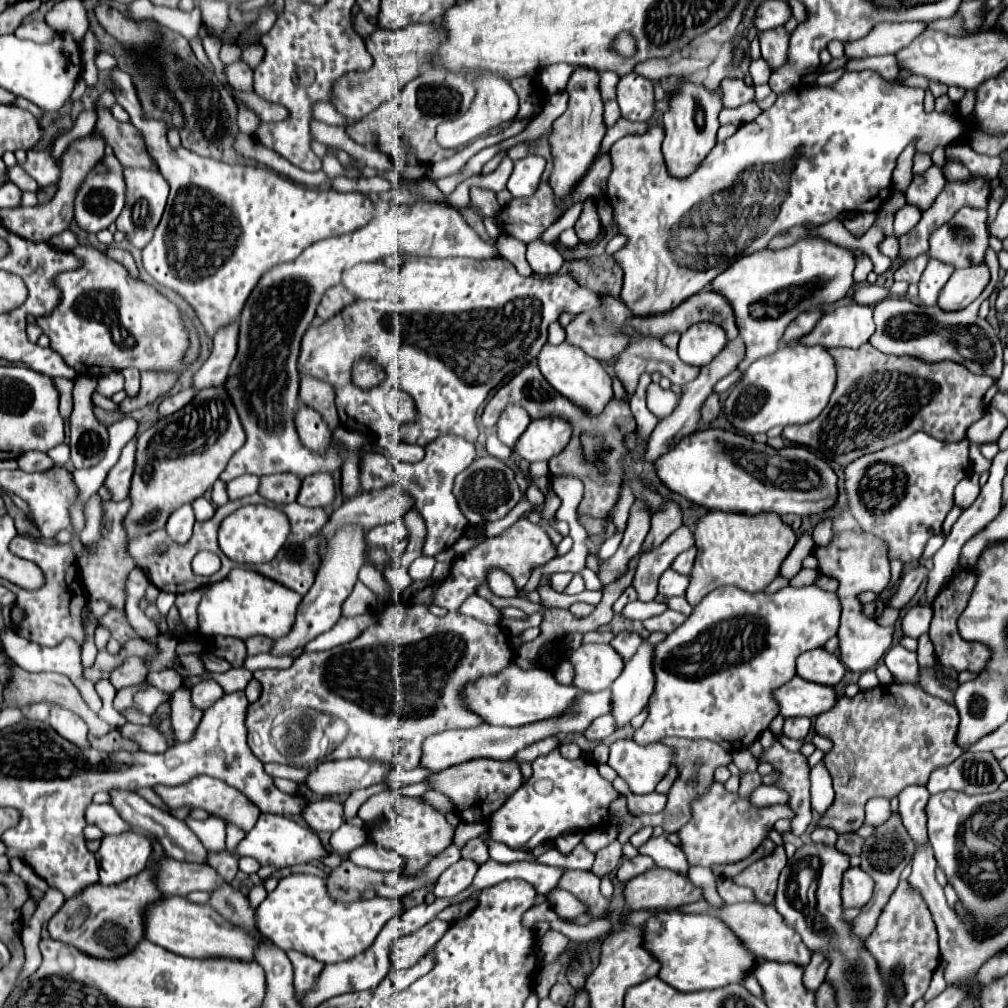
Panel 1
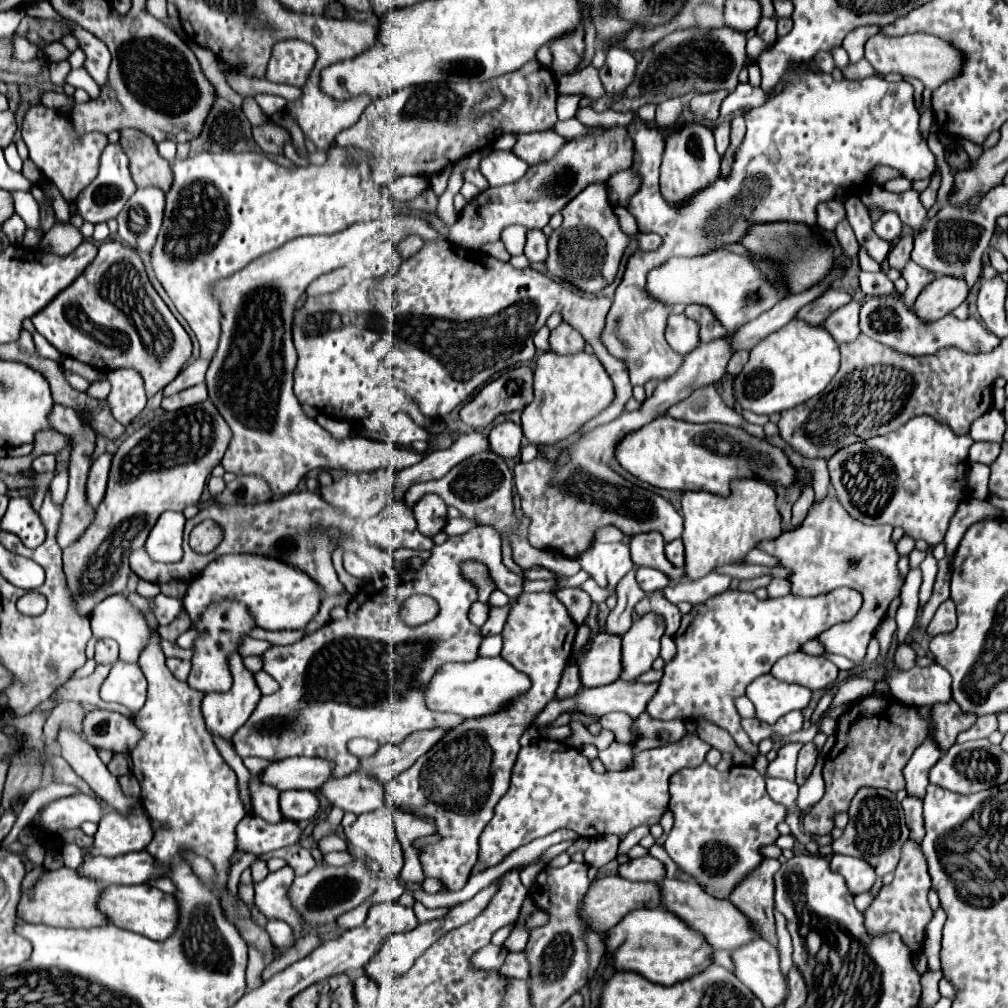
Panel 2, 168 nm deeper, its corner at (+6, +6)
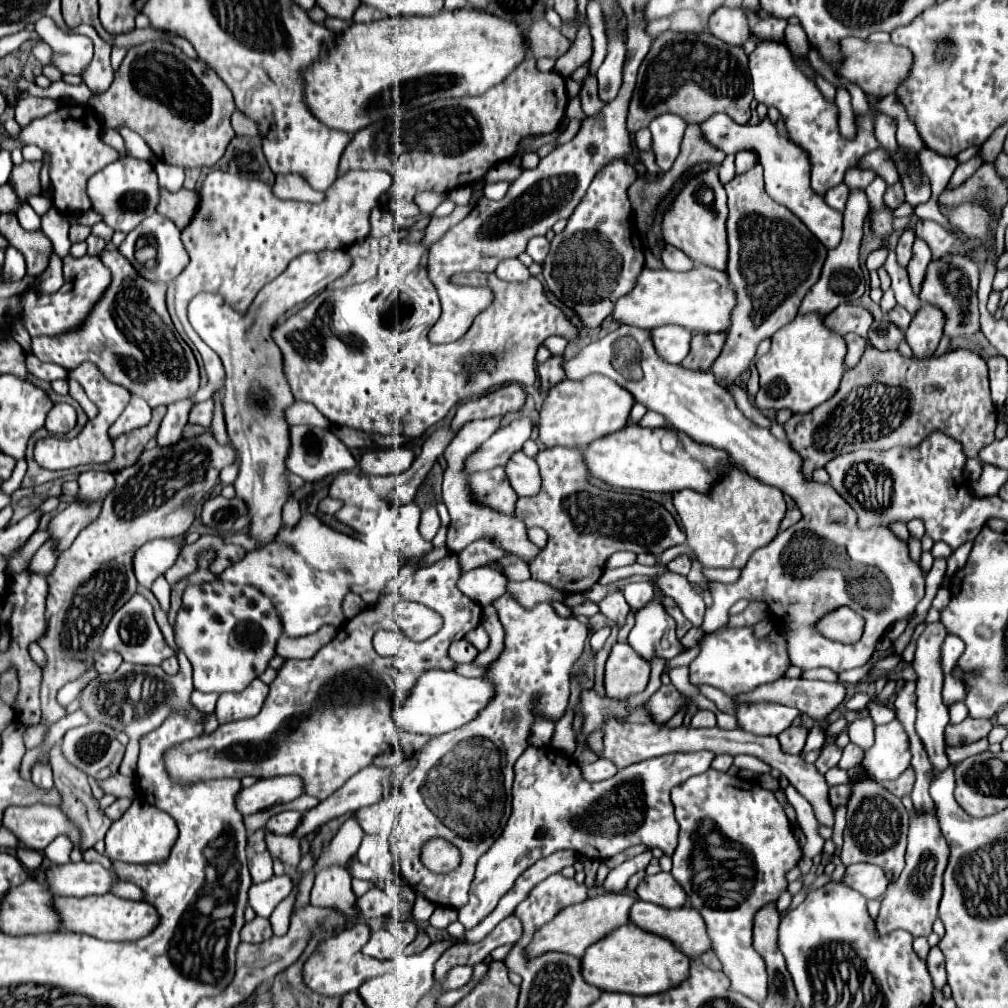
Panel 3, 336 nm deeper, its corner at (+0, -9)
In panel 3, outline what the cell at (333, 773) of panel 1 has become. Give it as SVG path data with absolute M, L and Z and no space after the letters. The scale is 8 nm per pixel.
M293 775L283 777L271 777L271 779L259 779L255 785L241 789L237 793L237 811L241 815L251 815L263 809L271 809L273 805L281 805L287 801L293 801L295 797L303 795L303 783L301 779Z

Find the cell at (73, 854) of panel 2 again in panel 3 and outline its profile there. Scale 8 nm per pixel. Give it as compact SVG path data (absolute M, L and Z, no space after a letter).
M31 805L31 807L7 807L3 811L3 827L7 827L19 841L23 841L25 847L35 851L43 851L57 835L65 833L73 839L75 849L71 853L73 861L81 861L81 851L77 847L79 843L79 831L69 823L69 817L59 809L59 807L49 807L49 805Z

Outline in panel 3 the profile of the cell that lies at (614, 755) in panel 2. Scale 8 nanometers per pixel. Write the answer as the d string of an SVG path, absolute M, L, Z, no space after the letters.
M597 759L595 763L579 763L579 769L583 779L587 781L603 781L617 773L617 767L613 767L613 763L609 763L607 759Z

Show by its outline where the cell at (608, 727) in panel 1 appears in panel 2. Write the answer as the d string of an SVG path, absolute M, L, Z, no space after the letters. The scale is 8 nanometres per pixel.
M611 712L611 714L603 716L603 718L599 720L599 724L601 724L603 728L613 730L615 736L619 738L619 742L631 744L631 738L633 738L633 734L631 734L631 724L633 724L633 720L631 720L627 714L623 714L623 712Z

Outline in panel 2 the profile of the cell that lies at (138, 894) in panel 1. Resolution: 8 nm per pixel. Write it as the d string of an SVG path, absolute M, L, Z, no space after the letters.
M61 866L59 870L45 872L37 886L21 896L19 902L19 918L31 924L59 926L59 928L97 928L107 924L107 916L99 910L99 902L103 896L105 884L99 880L89 880L81 876L77 870Z

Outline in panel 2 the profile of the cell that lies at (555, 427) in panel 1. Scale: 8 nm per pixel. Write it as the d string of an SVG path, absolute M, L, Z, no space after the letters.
M587 350L577 354L543 352L535 368L535 400L523 410L523 436L531 444L555 444L573 436L585 422L603 412L613 400L613 384L599 358Z

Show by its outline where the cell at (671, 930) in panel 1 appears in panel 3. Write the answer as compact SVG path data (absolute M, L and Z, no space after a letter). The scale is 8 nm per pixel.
M631 923L617 927L597 943L593 943L581 957L581 975L587 983L601 991L617 991L631 995L655 995L677 987L689 973L689 959L677 951L667 939L637 931Z

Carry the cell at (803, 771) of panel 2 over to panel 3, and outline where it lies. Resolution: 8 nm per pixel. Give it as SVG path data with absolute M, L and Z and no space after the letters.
M829 745L829 747L825 747L823 753L821 753L821 757L819 757L817 763L815 763L817 771L827 773L831 767L835 767L837 761L841 759L841 751L843 751L843 749L841 749L839 745Z

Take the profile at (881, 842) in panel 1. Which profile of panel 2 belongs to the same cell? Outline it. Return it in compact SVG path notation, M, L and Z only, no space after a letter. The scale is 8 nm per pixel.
M861 788L849 808L849 824L845 834L839 840L833 840L833 852L845 856L857 856L869 862L875 868L877 880L869 890L871 896L877 896L879 888L883 886L883 876L893 872L897 862L901 860L901 848L909 838L909 828L905 824L901 802L895 800L895 794L881 788Z

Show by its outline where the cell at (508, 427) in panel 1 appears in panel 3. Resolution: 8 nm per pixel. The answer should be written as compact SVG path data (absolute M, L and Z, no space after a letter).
M523 451L513 455L513 459L505 465L511 487L519 497L531 497L537 495L541 489L541 477L539 477L539 467L533 463L531 457L527 457Z

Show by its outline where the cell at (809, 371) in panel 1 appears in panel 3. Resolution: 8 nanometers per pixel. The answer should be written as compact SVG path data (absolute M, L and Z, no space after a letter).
M817 313L797 315L789 325L781 327L771 337L771 349L757 361L759 393L755 405L759 409L791 409L793 413L805 413L825 403L839 387L845 371L845 339L843 335L825 327L823 317Z

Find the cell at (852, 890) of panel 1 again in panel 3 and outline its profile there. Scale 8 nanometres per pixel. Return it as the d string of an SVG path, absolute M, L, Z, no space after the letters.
M855 863L855 865L849 865L845 873L845 885L859 891L865 899L877 899L885 893L889 879L879 865Z

